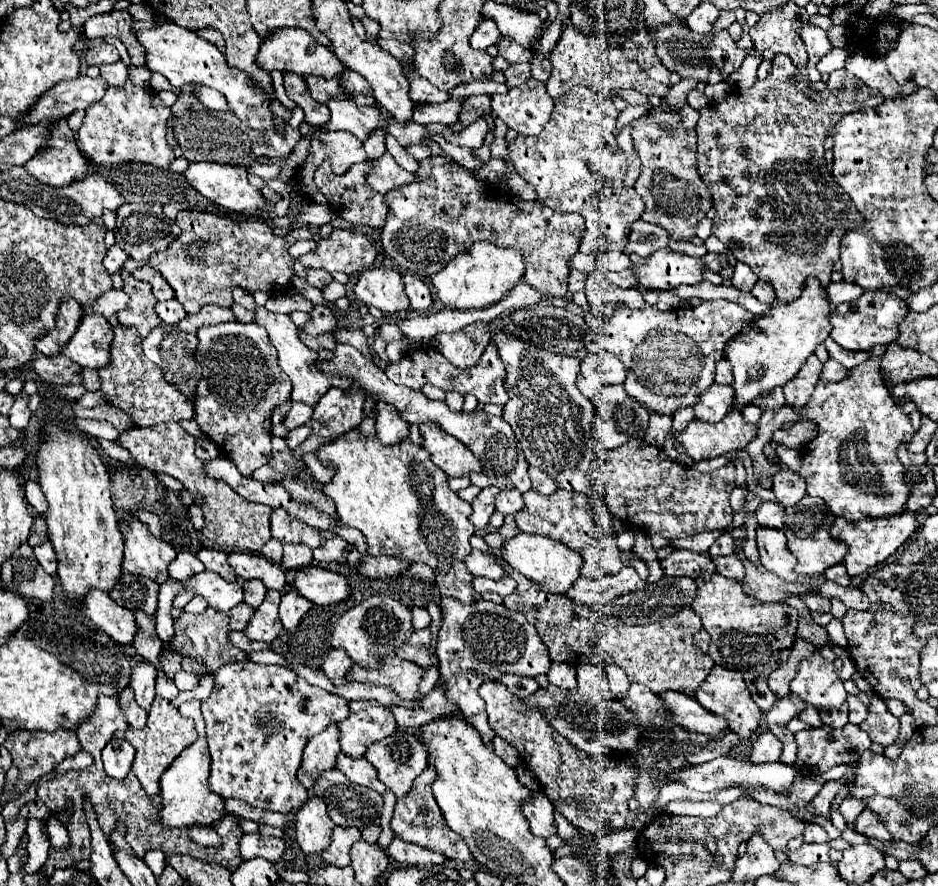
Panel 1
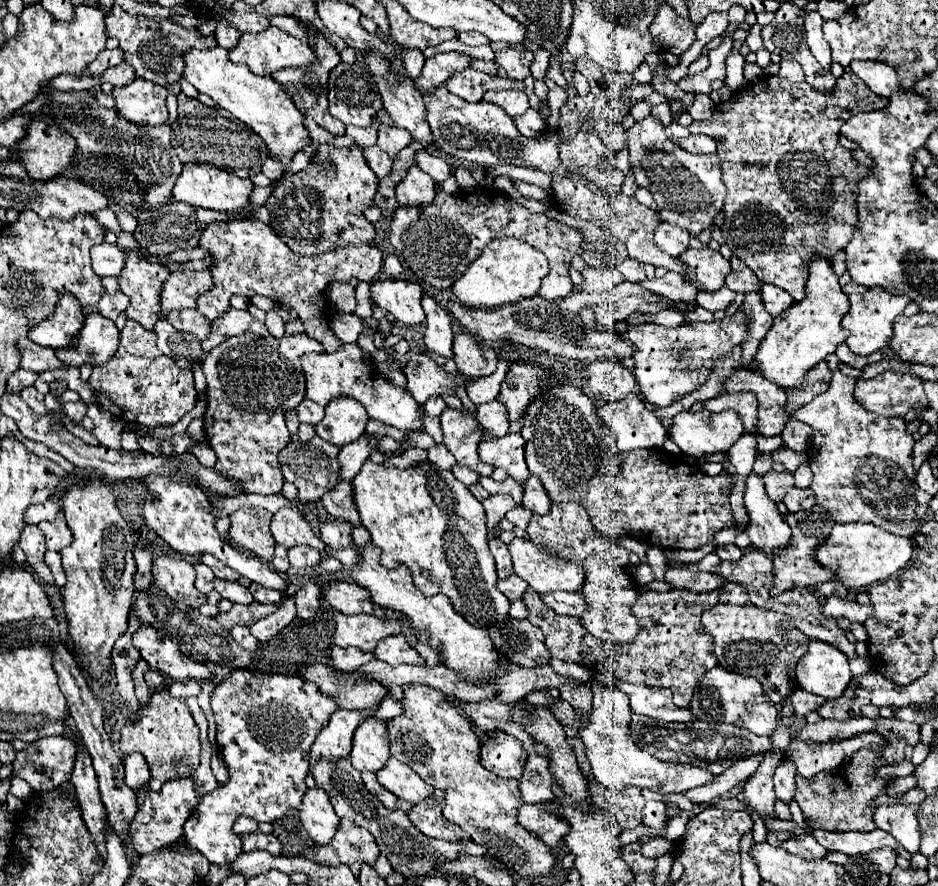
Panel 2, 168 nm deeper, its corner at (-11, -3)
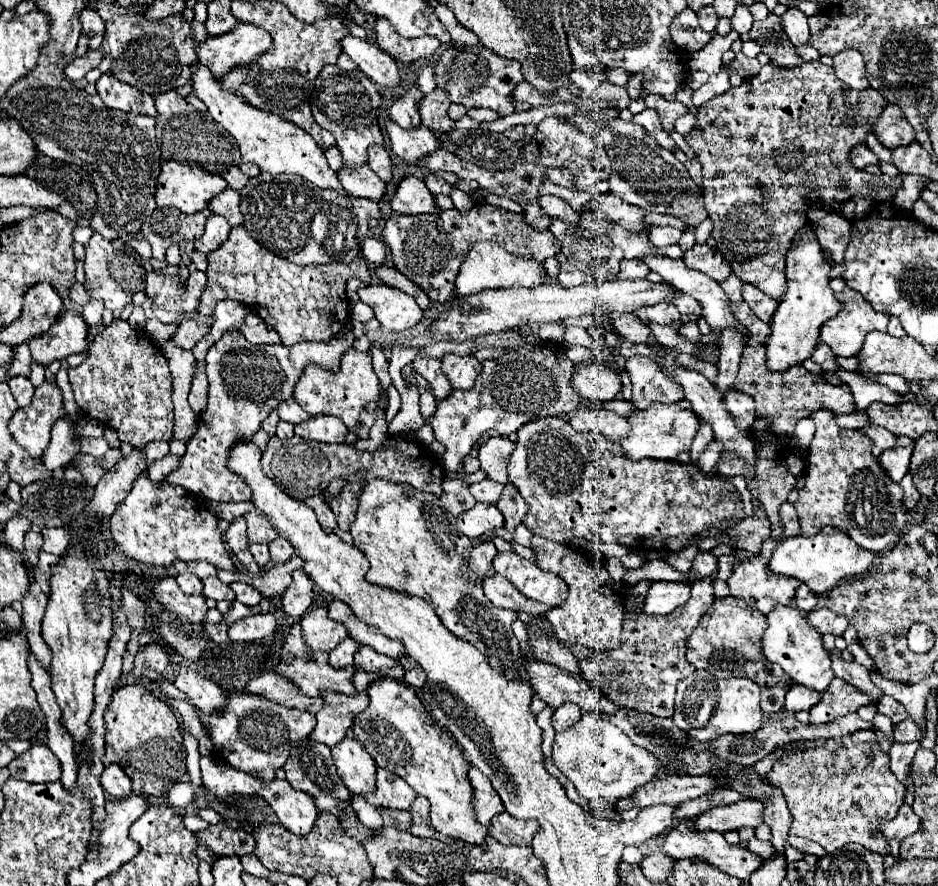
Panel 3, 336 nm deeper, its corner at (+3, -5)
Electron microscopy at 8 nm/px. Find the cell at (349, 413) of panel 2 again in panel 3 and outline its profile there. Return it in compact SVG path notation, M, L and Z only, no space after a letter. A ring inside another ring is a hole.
M311 416L295 426L295 434L317 442L345 442L347 426L333 416Z

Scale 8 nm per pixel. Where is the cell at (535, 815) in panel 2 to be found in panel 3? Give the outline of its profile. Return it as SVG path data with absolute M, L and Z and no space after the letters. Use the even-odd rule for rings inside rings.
M501 812L493 818L489 836L499 840L501 844L517 844L517 846L531 846L535 832L539 830L539 822L533 820L519 820L507 812Z

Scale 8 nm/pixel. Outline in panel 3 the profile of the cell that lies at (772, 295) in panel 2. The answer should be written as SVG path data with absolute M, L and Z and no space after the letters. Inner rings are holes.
M749 284L743 286L743 294L745 294L745 302L755 312L755 316L763 322L769 322L777 310L777 306L779 306L777 300L769 298L765 292L757 290L757 286L749 286Z

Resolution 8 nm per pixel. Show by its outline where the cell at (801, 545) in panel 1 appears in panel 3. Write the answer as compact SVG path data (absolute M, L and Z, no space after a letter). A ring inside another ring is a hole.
M769 538L767 542L763 542L763 548L757 556L751 556L747 558L745 562L739 562L733 570L733 574L729 576L727 584L729 584L729 590L735 598L741 598L747 602L749 608L753 610L759 610L763 614L769 614L775 606L783 604L783 606L789 606L793 602L793 596L795 596L795 590L797 586L801 584L797 578L789 578L789 576L781 576L781 574L773 574L769 570L769 556L773 552L773 538Z

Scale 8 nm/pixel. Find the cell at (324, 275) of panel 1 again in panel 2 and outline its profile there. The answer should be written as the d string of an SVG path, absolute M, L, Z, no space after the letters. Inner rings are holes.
M331 284L329 286L329 300L341 312L353 312L355 304L357 304L355 288L351 284Z

